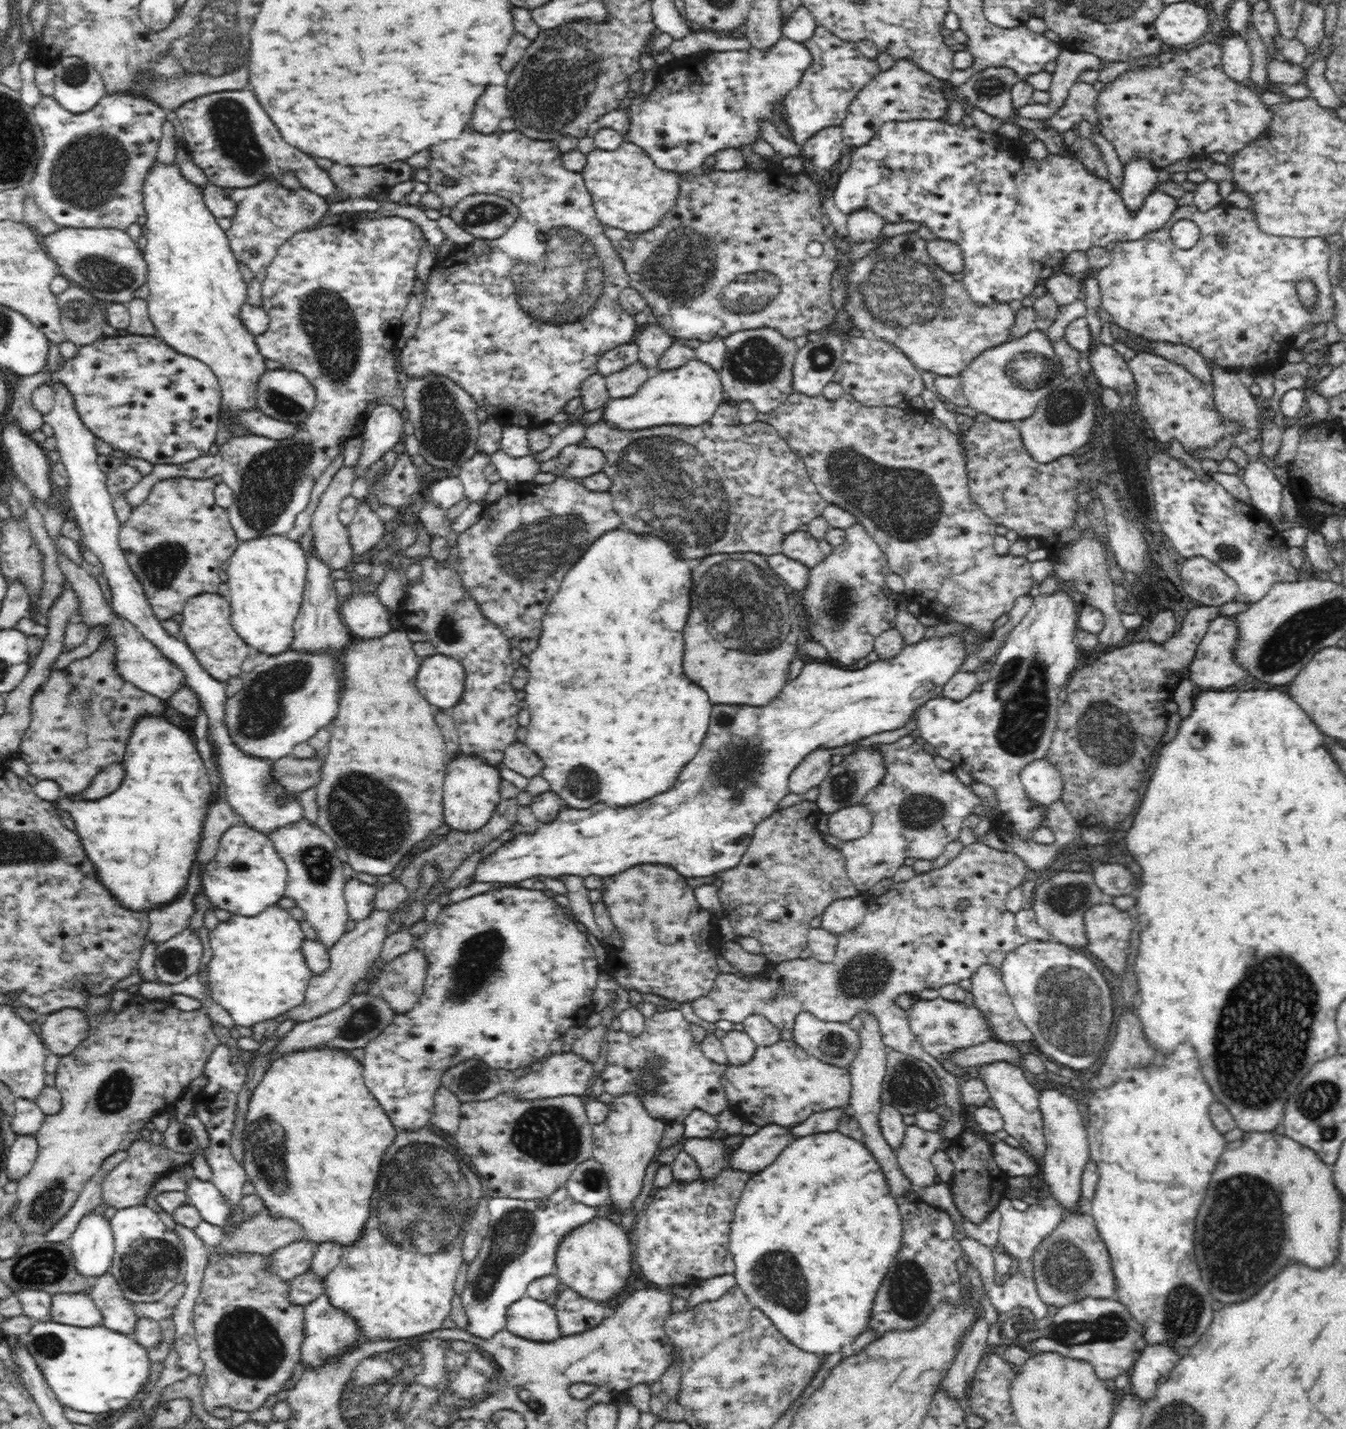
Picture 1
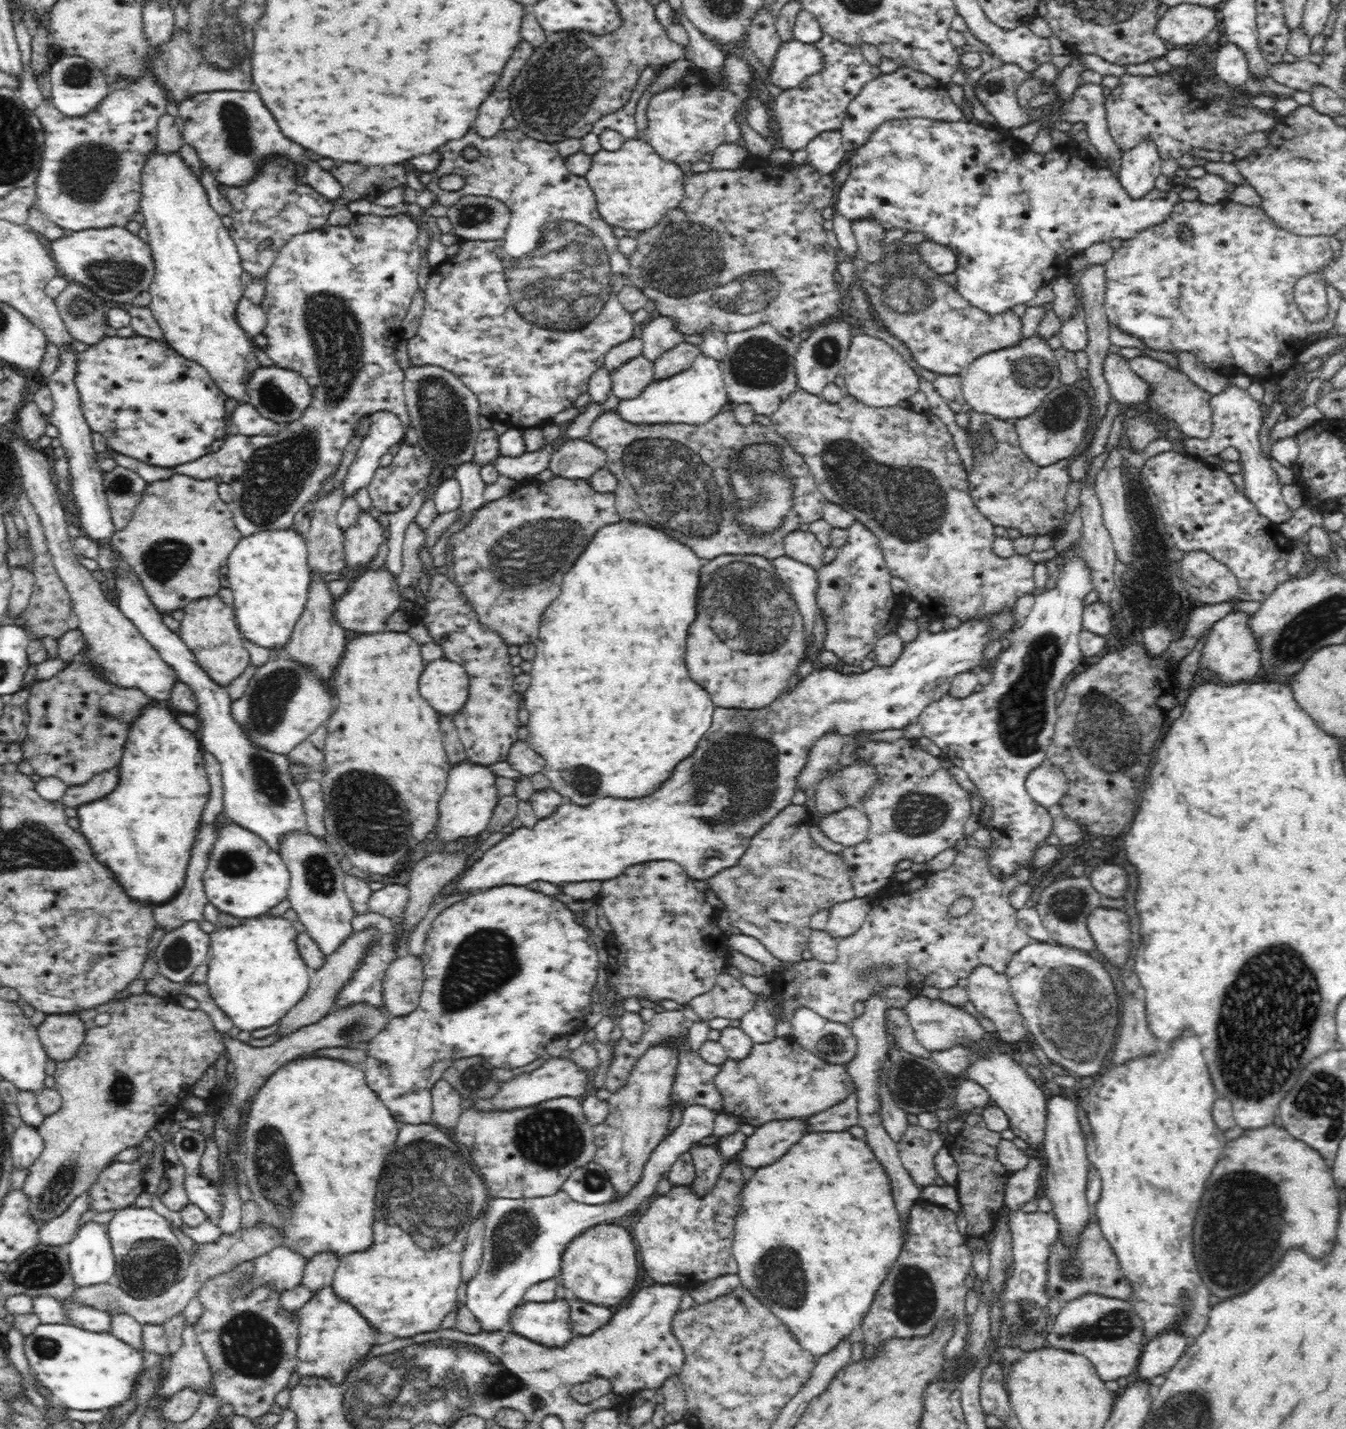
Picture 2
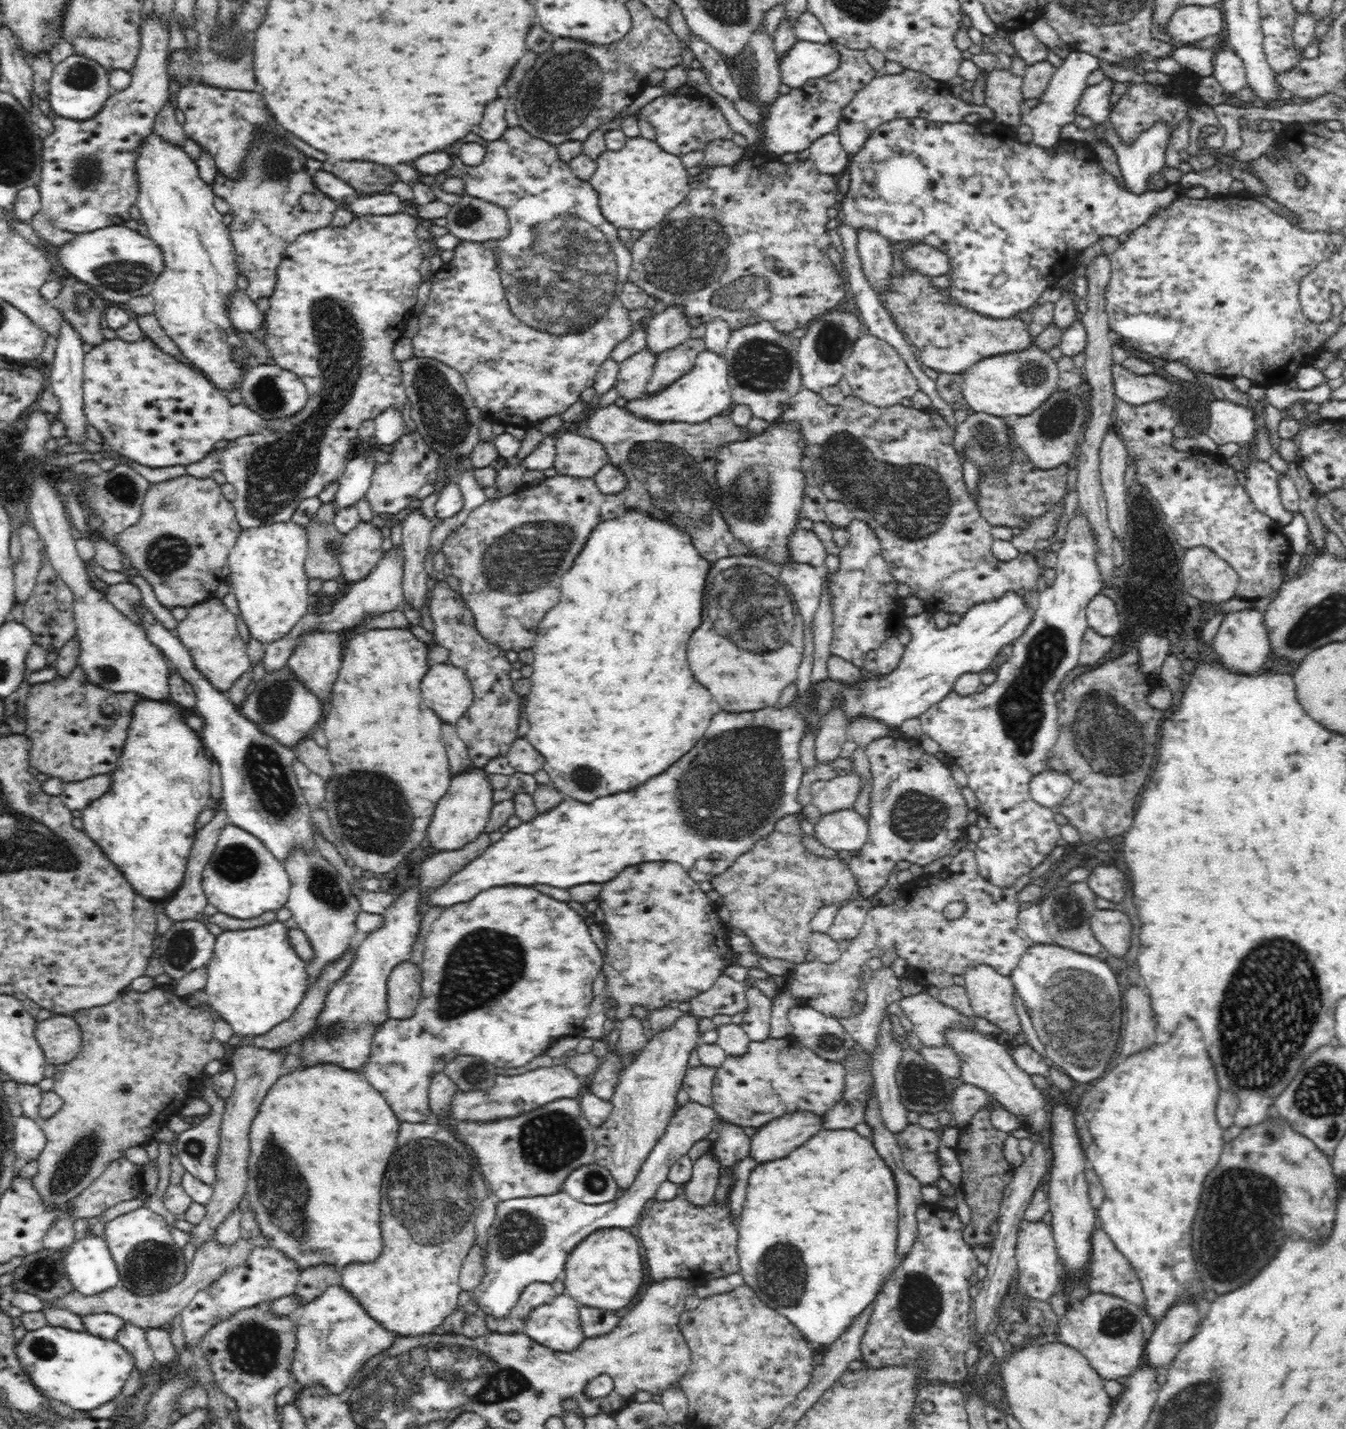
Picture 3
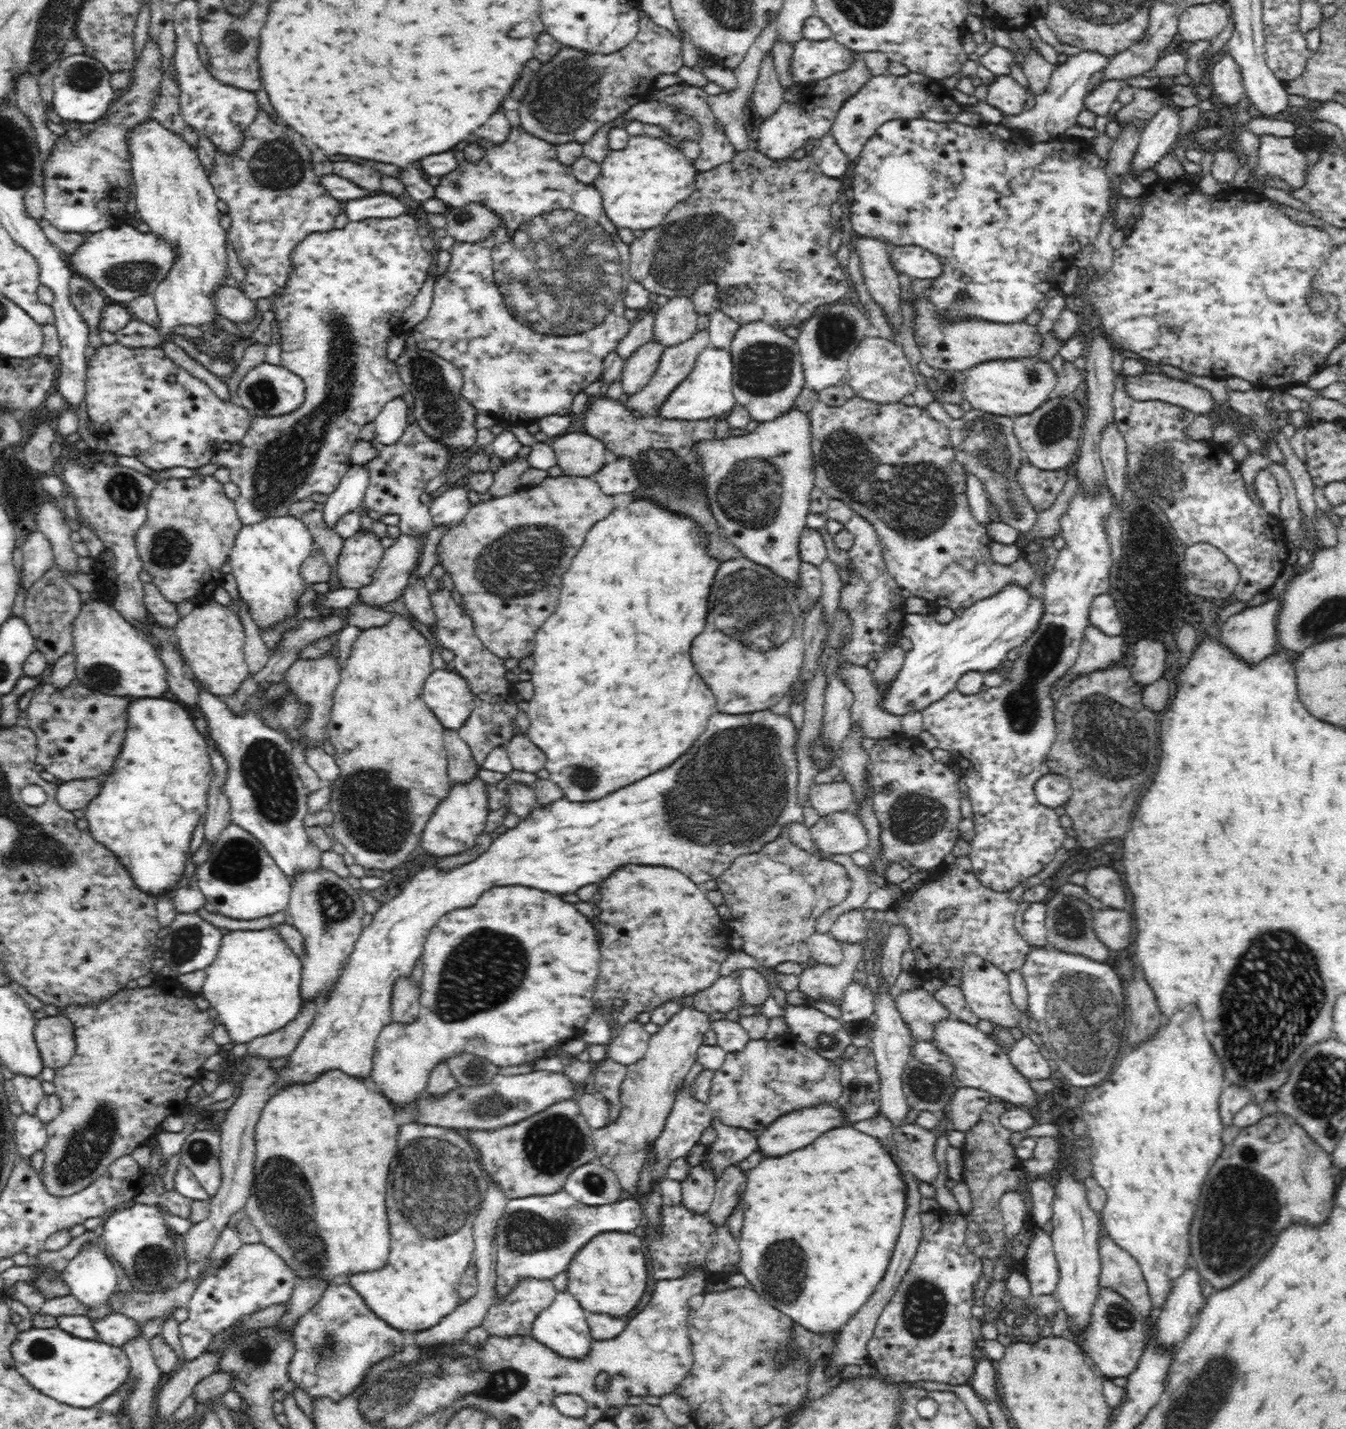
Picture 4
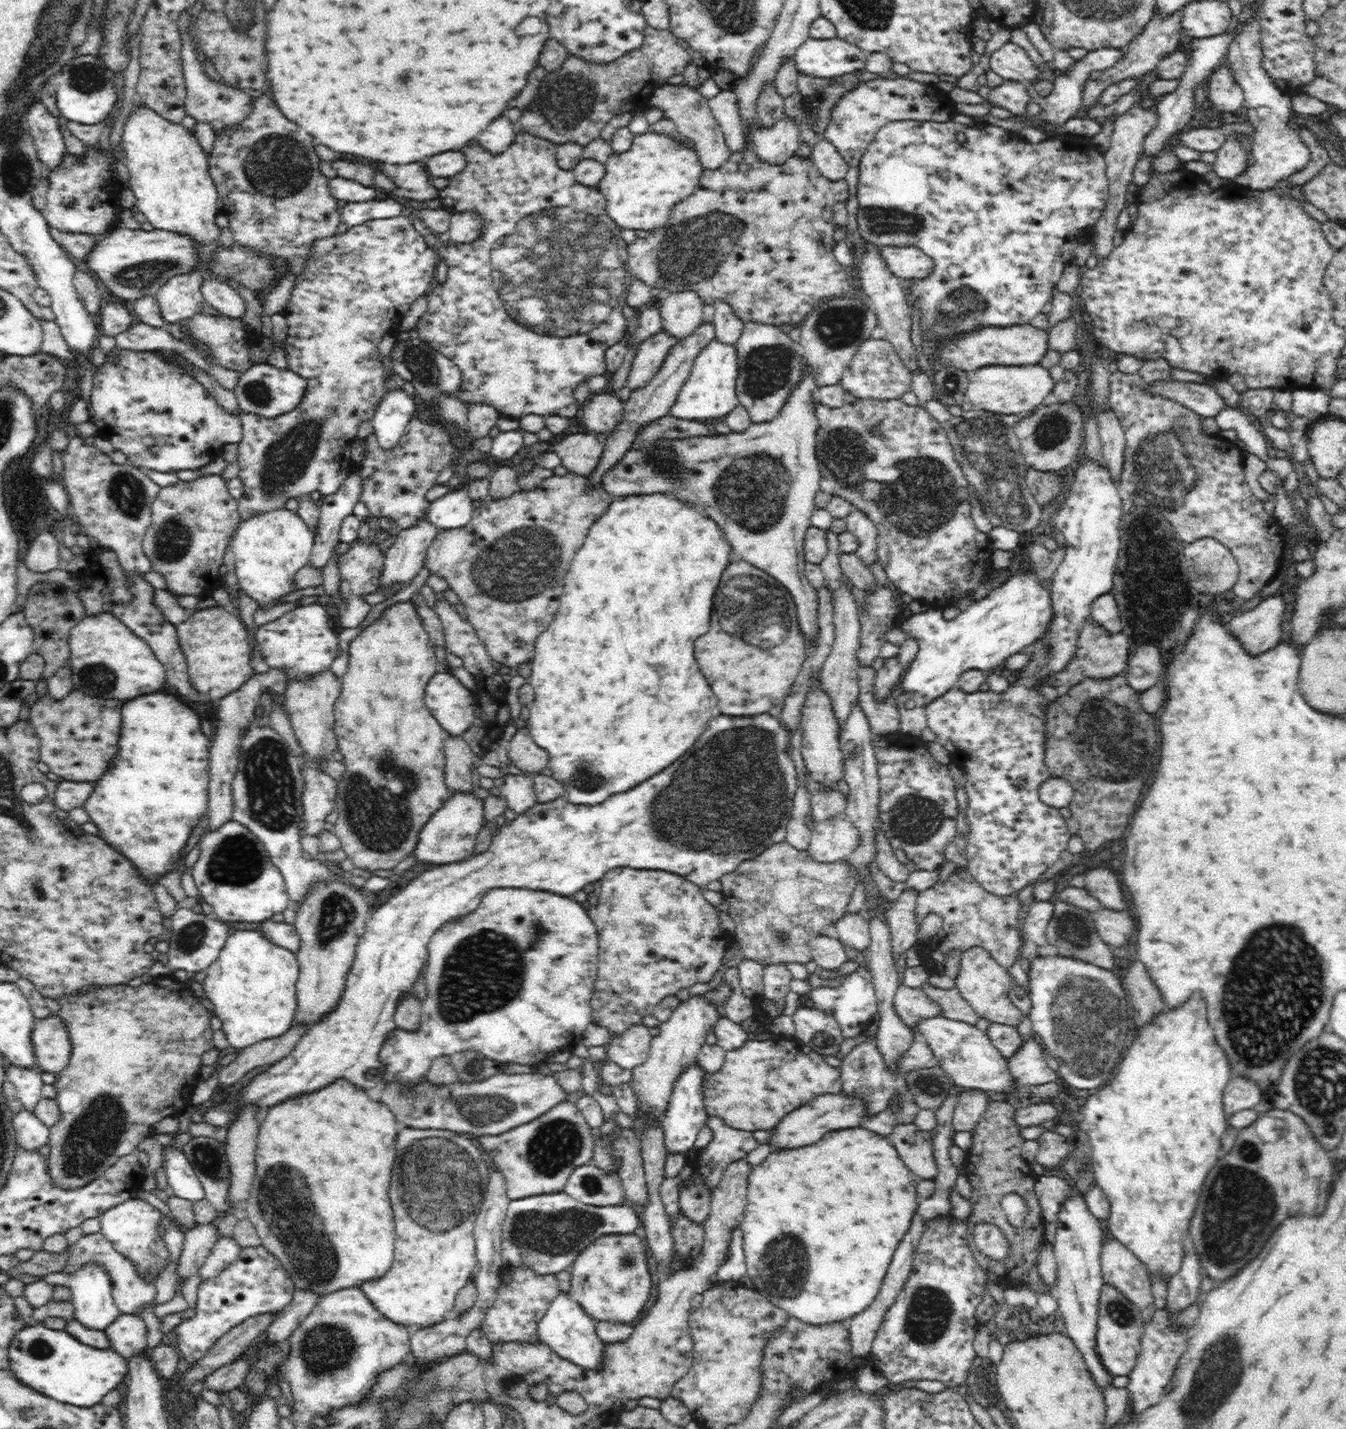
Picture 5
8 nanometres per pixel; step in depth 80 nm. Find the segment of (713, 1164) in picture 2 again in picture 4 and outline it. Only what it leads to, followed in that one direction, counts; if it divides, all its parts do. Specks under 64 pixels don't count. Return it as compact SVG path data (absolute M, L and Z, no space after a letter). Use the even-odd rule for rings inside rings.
M700 1163L691 1168L690 1175L681 1182L682 1203L695 1214L709 1213L709 1208L715 1198L717 1179L714 1172Z

